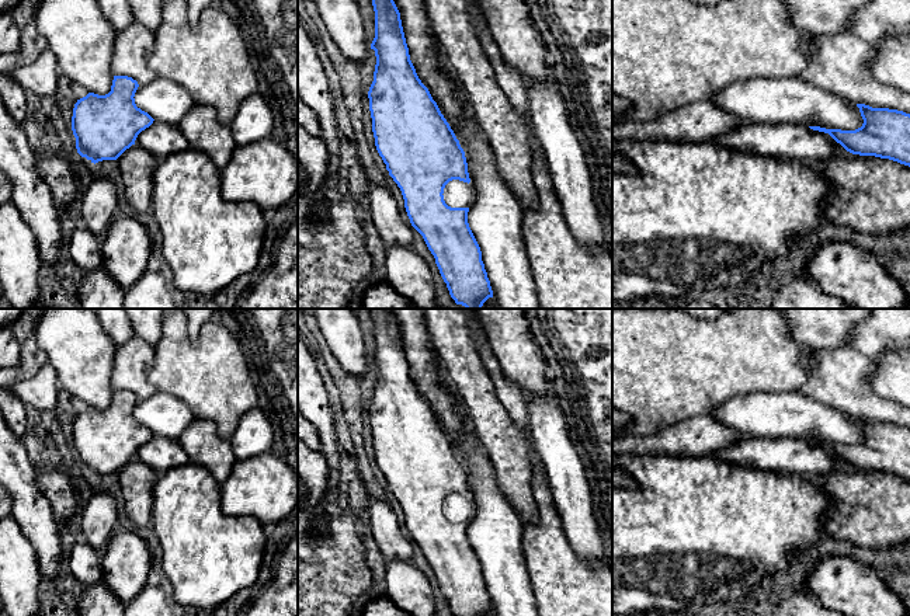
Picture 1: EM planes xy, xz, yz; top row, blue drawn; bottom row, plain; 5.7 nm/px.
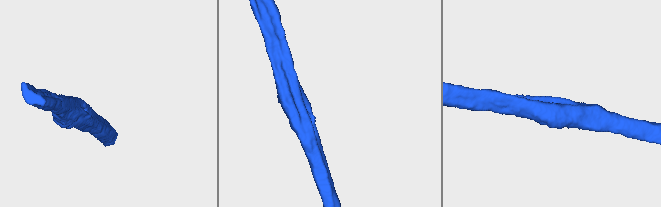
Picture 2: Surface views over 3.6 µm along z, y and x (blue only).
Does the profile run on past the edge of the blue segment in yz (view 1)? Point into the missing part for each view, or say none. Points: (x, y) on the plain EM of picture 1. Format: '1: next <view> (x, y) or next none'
1: next none

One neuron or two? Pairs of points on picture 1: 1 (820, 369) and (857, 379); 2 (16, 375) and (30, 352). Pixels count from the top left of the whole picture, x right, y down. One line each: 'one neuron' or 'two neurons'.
1: one neuron
2: one neuron

